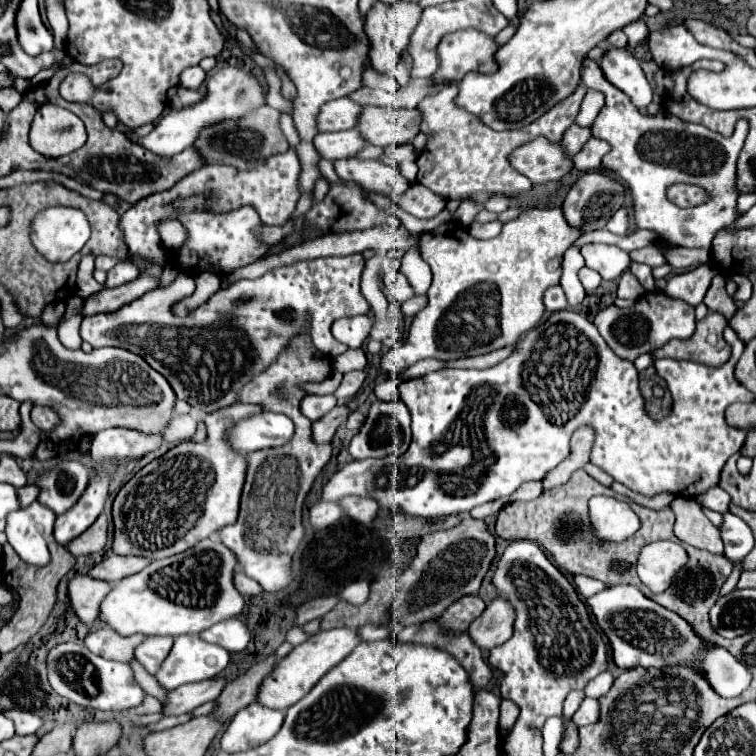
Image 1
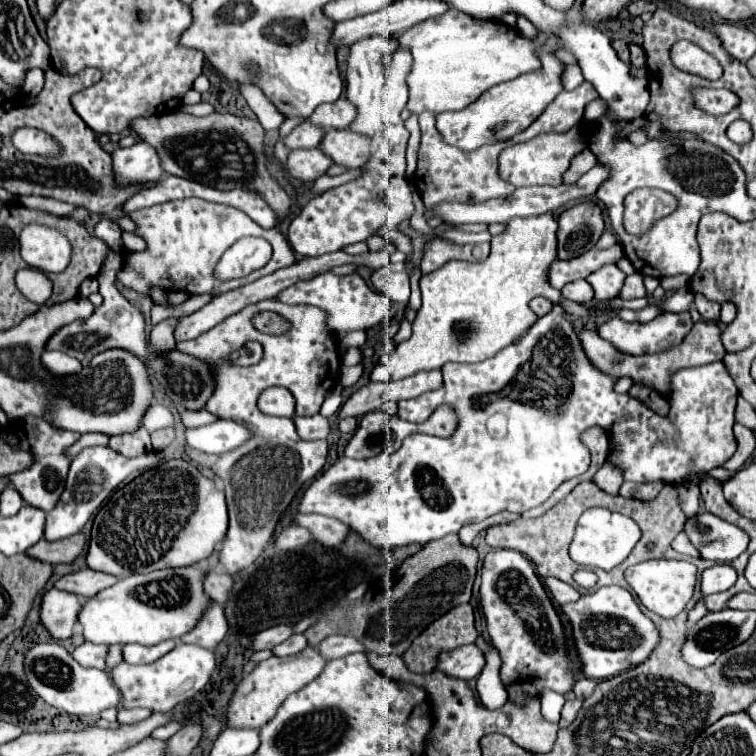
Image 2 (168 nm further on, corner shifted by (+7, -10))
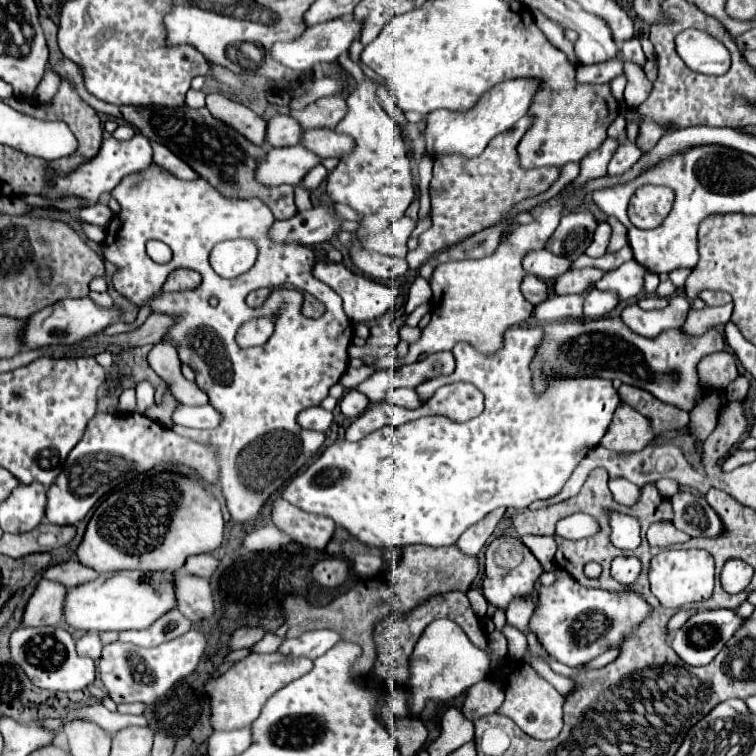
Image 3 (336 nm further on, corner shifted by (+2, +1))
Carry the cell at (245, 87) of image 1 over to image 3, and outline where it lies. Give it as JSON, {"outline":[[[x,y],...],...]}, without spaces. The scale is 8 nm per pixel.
{"outline":[[[135,134],[131,140],[115,140],[115,138],[107,138],[101,144],[99,154],[89,160],[87,164],[79,166],[73,174],[69,174],[67,178],[59,178],[55,176],[55,180],[51,180],[51,188],[43,192],[45,198],[63,198],[63,196],[79,196],[85,198],[89,204],[95,204],[97,198],[103,192],[111,192],[121,178],[133,174],[133,172],[143,172],[145,168],[149,168],[153,162],[153,148],[151,142],[143,136],[143,134]]]}

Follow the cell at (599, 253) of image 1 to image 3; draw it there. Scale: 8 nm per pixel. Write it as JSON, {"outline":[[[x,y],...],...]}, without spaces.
{"outline":[[[629,260],[619,268],[605,272],[605,276],[595,284],[595,288],[617,290],[621,300],[629,300],[643,290],[643,274],[645,268],[641,268],[635,260]]]}

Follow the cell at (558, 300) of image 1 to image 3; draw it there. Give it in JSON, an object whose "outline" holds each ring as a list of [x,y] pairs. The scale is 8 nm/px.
{"outline":[[[525,276],[523,284],[521,284],[521,292],[531,304],[541,304],[549,296],[547,284],[537,276]]]}

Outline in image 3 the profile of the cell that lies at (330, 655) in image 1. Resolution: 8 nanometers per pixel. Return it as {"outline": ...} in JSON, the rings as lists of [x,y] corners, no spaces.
{"outline":[[[279,652],[273,654],[249,654],[247,658],[239,660],[231,670],[227,670],[223,676],[211,680],[205,690],[211,696],[211,726],[213,730],[235,730],[251,726],[253,720],[261,714],[261,708],[265,702],[283,686],[287,686],[291,680],[301,678],[307,674],[313,666],[313,660],[307,658],[287,658]]]}

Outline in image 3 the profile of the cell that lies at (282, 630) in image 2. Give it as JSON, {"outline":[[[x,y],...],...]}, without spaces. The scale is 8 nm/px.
{"outline":[[[243,626],[243,628],[237,628],[237,630],[231,634],[231,648],[233,648],[233,650],[249,648],[249,646],[253,646],[255,642],[259,642],[265,634],[267,634],[267,630],[265,630],[265,628],[259,628],[259,626]]]}

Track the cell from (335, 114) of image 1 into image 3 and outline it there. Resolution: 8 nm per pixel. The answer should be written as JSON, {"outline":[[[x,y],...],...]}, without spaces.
{"outline":[[[277,114],[267,124],[267,144],[271,148],[301,144],[301,132],[303,128],[297,124],[297,120],[293,120],[293,116]]]}

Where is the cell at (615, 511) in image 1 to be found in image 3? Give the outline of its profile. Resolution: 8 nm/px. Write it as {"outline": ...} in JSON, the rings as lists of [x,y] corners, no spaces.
{"outline":[[[609,510],[609,528],[611,528],[609,540],[615,548],[635,550],[639,546],[641,538],[639,538],[639,520],[637,518]]]}

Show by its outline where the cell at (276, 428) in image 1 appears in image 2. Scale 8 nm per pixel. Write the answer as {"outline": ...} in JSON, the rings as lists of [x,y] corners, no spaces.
{"outline":[[[218,419],[216,423],[202,425],[202,427],[186,429],[186,443],[190,447],[216,455],[240,447],[250,437],[252,433],[244,425],[226,419]]]}

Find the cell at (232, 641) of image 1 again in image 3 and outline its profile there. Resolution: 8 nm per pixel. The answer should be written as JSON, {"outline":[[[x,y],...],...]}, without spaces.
{"outline":[[[175,572],[175,592],[177,608],[191,624],[199,624],[215,616],[215,600],[209,580],[189,576],[185,572]]]}

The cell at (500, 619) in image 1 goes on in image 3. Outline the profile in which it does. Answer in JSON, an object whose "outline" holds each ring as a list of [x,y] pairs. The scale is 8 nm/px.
{"outline":[[[435,620],[433,624],[429,624],[429,628],[425,628],[411,656],[411,678],[407,682],[411,690],[409,698],[411,714],[417,716],[425,708],[425,702],[429,698],[435,702],[447,702],[465,692],[469,686],[485,680],[491,674],[491,656],[505,658],[505,654],[507,654],[507,640],[499,630],[493,632],[487,650],[481,650],[469,642],[465,632],[455,622]]]}

